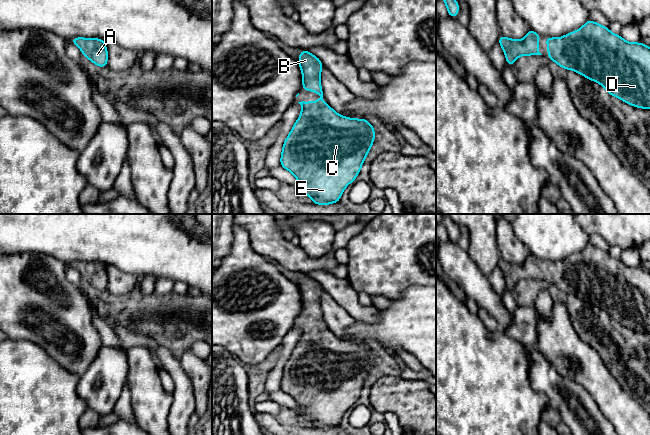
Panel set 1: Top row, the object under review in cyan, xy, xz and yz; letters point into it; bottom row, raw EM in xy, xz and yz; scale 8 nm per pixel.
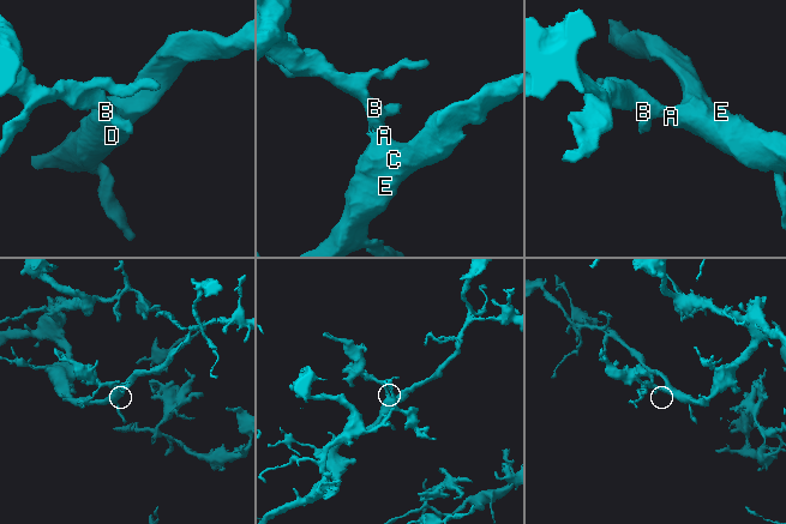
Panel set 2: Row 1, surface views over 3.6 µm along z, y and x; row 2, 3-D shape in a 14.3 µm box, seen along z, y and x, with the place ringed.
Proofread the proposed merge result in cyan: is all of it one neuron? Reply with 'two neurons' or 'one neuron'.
one neuron

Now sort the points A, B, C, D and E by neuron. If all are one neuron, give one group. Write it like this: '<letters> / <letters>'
A B C D E

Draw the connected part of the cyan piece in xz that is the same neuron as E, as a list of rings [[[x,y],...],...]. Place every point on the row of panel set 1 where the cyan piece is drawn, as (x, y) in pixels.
[[[302,49],[298,63],[303,77],[301,91],[318,92],[320,99],[316,102],[298,102],[302,110],[283,143],[280,166],[297,178],[299,185],[295,189],[305,193],[313,204],[322,206],[339,203],[342,192],[356,180],[364,164],[374,143],[375,129],[364,117],[354,119],[342,116],[325,103],[320,82],[324,66],[318,57]]]

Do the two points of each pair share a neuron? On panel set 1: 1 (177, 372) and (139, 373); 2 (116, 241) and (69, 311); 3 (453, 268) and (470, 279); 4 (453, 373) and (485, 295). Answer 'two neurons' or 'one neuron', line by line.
1: two neurons
2: two neurons
3: one neuron
4: two neurons

